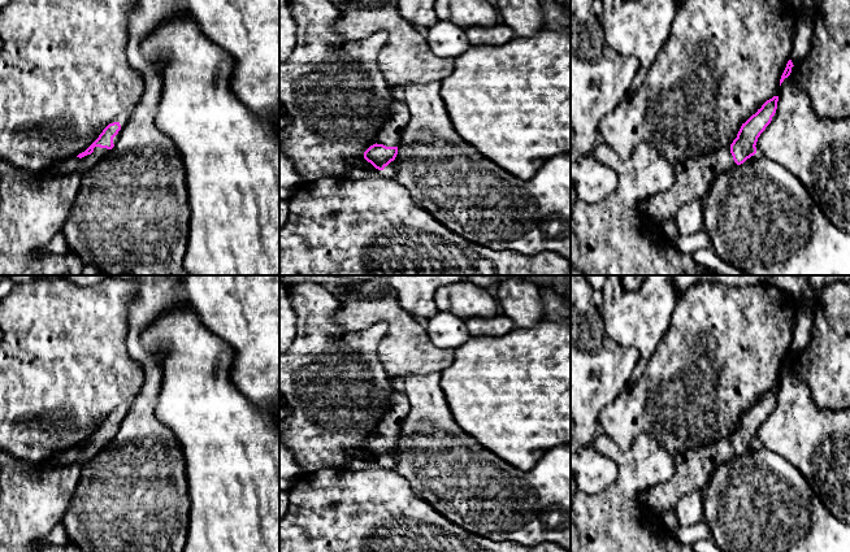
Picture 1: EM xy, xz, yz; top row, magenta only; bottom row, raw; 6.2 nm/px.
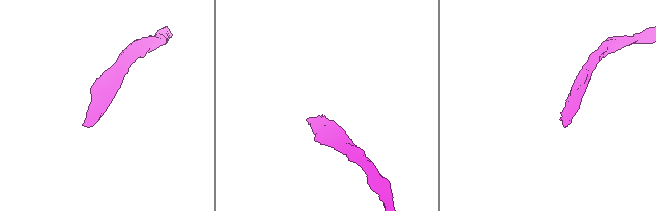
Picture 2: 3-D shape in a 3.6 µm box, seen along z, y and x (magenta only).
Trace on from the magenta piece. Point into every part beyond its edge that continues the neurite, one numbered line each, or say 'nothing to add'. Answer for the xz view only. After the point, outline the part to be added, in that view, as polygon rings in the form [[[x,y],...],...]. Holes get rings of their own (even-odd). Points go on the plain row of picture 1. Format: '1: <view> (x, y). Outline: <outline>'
1: xz (398, 409). Outline: [[[399,387],[391,397],[386,414],[381,418],[376,434],[386,438],[398,438],[400,421],[409,413],[408,397]]]

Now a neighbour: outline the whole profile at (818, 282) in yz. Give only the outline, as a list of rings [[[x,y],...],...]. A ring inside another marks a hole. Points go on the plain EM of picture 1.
[[[805,275],[805,279],[819,296],[833,282],[844,281],[850,283],[850,275]]]

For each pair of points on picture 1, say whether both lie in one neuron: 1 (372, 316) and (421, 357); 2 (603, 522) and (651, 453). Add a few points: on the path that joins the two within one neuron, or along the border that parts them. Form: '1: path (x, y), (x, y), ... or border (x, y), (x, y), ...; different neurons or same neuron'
1: path (385, 316), (406, 337), (408, 344); same neuron
2: path (619, 505), (627, 487), (638, 470); same neuron

